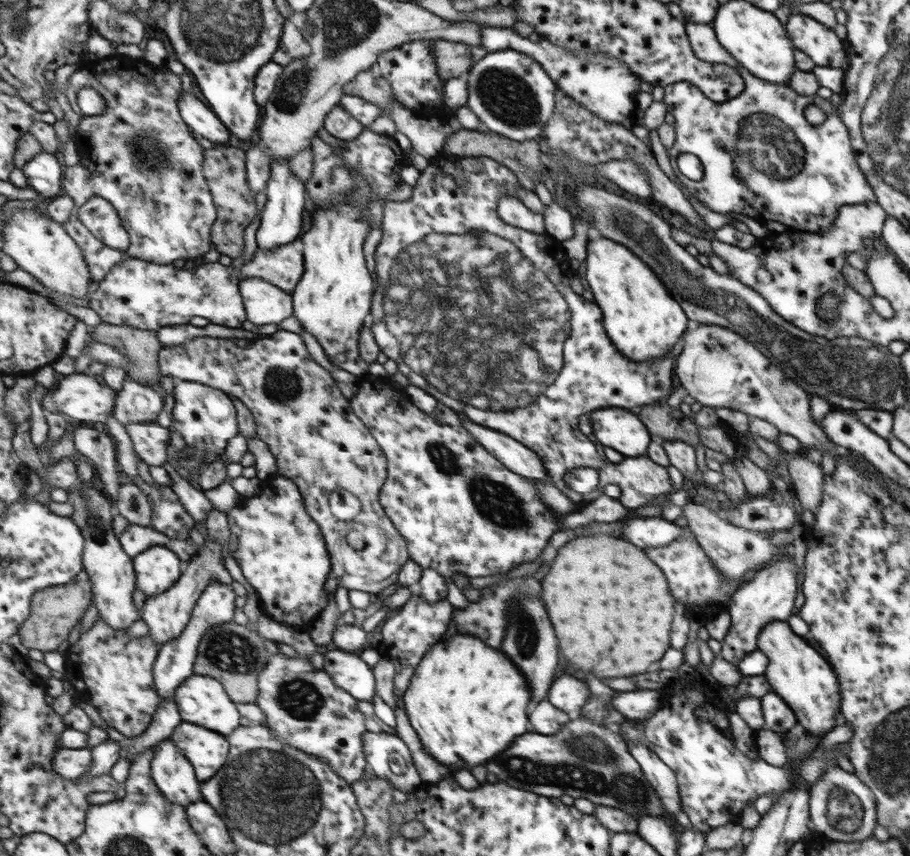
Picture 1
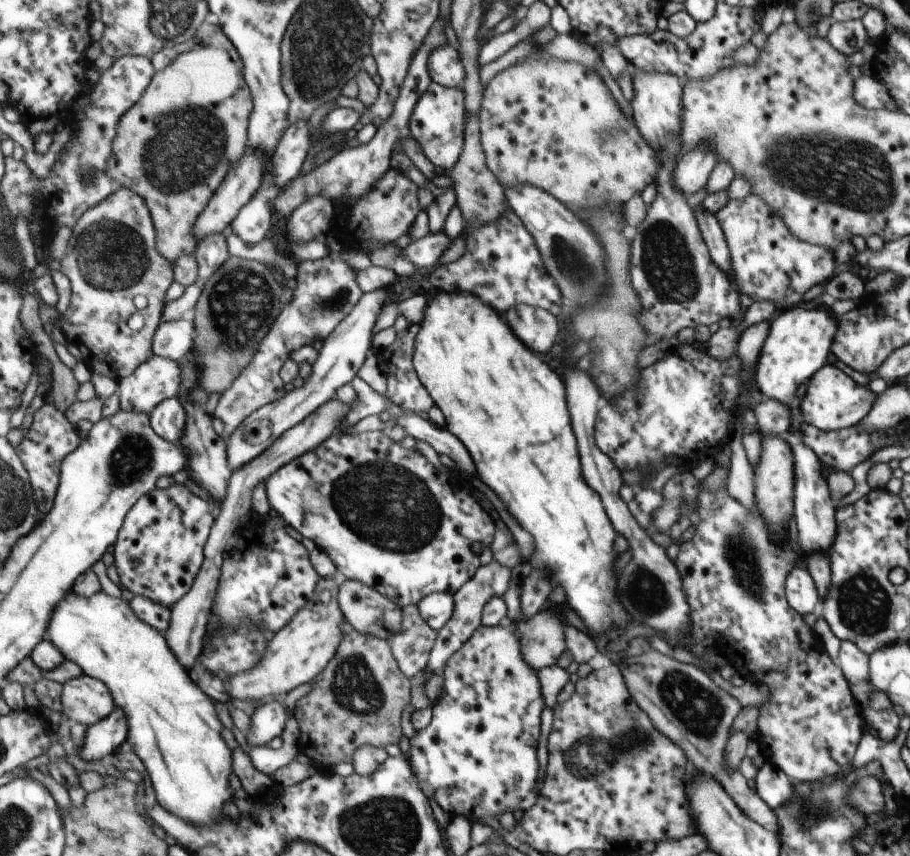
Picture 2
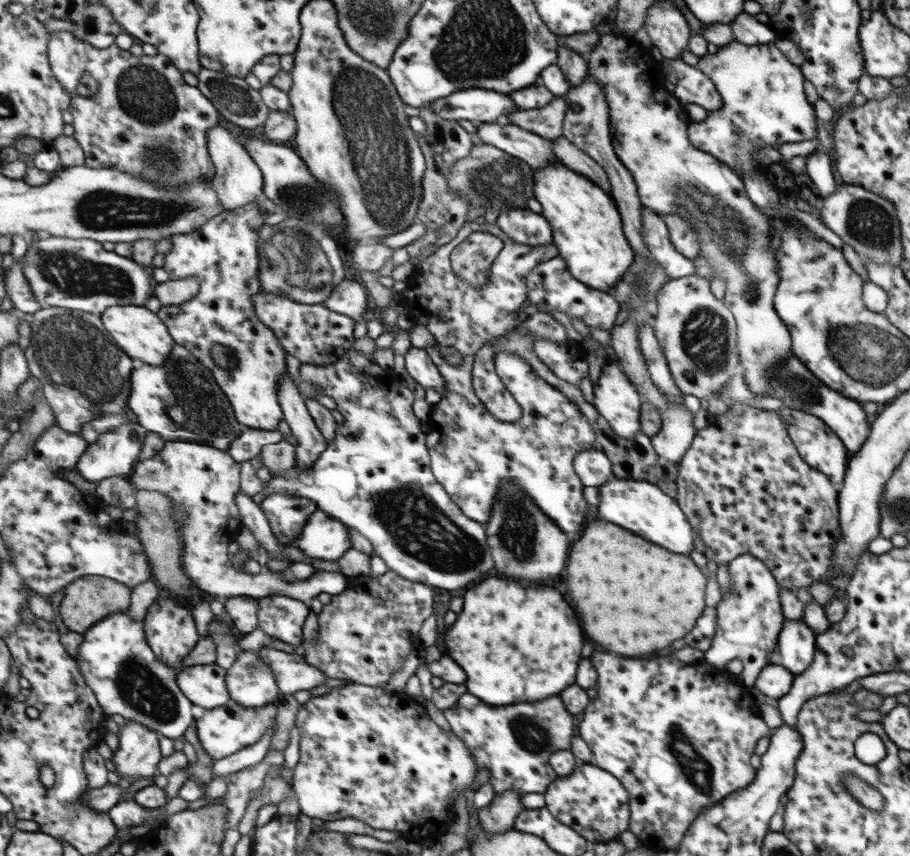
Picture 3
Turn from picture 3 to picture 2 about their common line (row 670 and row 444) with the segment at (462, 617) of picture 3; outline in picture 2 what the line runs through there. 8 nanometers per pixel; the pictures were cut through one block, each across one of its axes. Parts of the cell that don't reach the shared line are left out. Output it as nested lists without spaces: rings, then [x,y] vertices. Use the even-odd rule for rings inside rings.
[[[436,292],[436,296],[427,298],[419,325],[413,352],[416,374],[435,406],[444,413],[446,428],[458,436],[472,454],[482,482],[508,504],[520,526],[536,538],[534,568],[548,566],[554,570],[552,576],[556,576],[556,584],[566,590],[568,604],[592,632],[602,634],[624,626],[624,610],[608,588],[608,582],[616,578],[612,572],[616,532],[604,512],[600,496],[582,478],[578,446],[560,376],[514,336],[492,306],[467,292]]]

